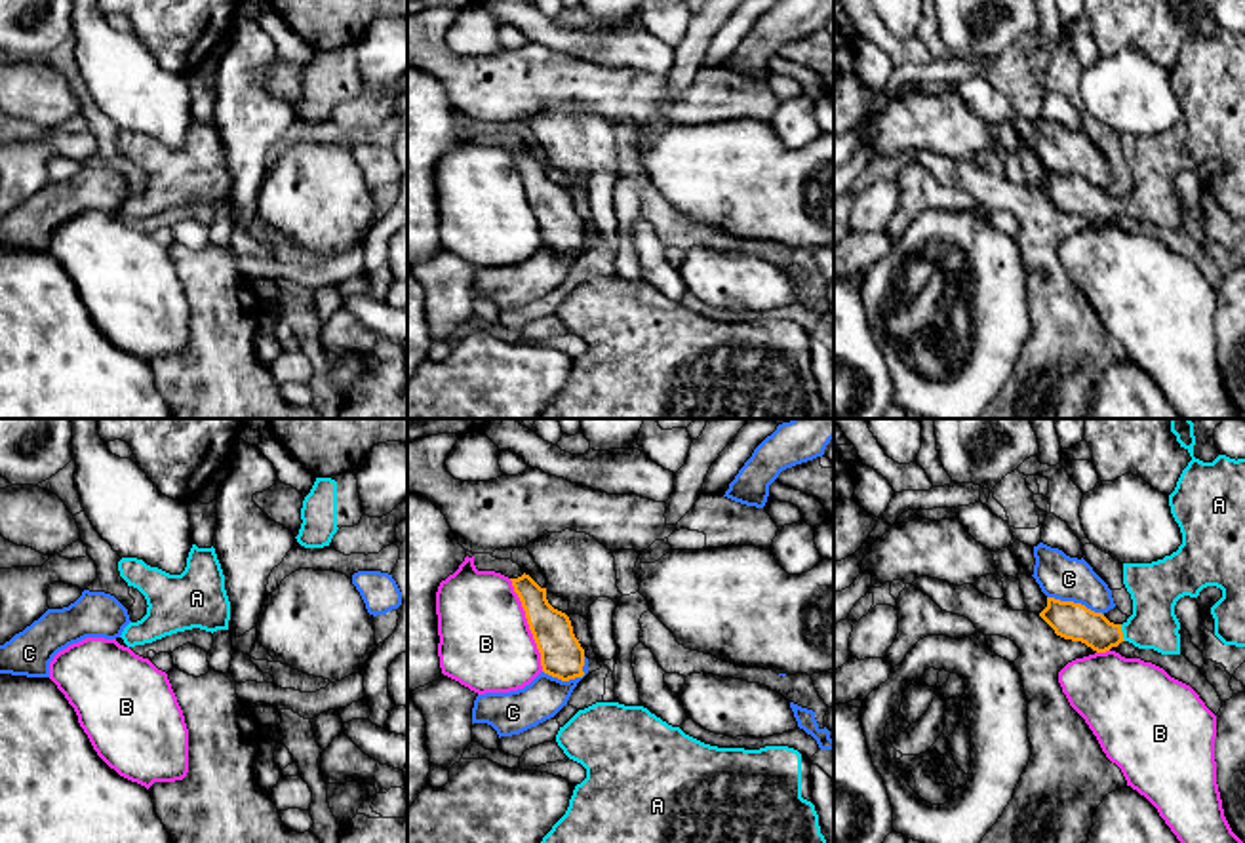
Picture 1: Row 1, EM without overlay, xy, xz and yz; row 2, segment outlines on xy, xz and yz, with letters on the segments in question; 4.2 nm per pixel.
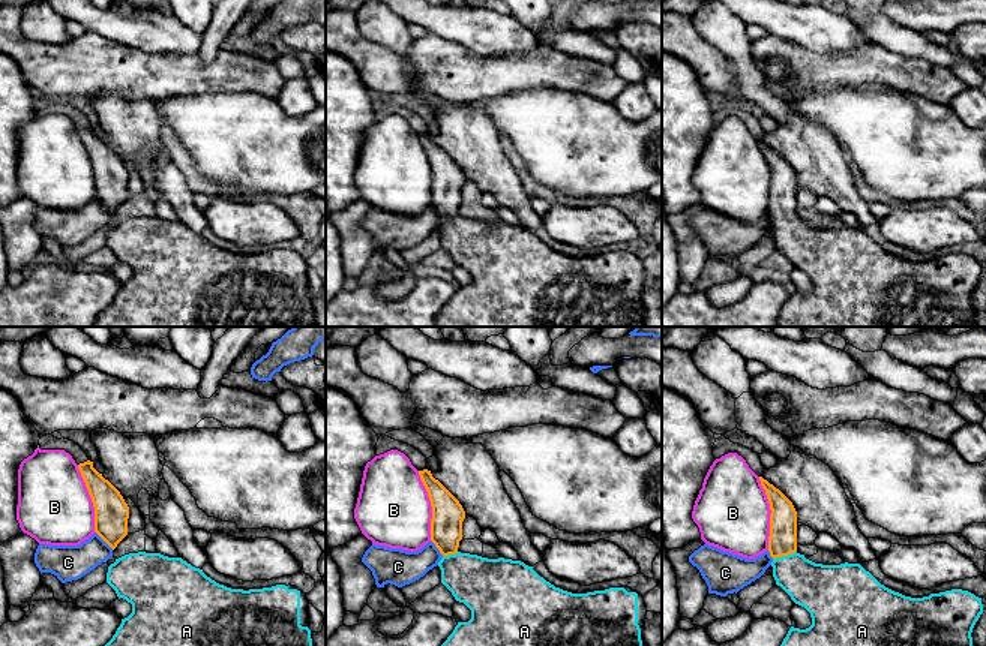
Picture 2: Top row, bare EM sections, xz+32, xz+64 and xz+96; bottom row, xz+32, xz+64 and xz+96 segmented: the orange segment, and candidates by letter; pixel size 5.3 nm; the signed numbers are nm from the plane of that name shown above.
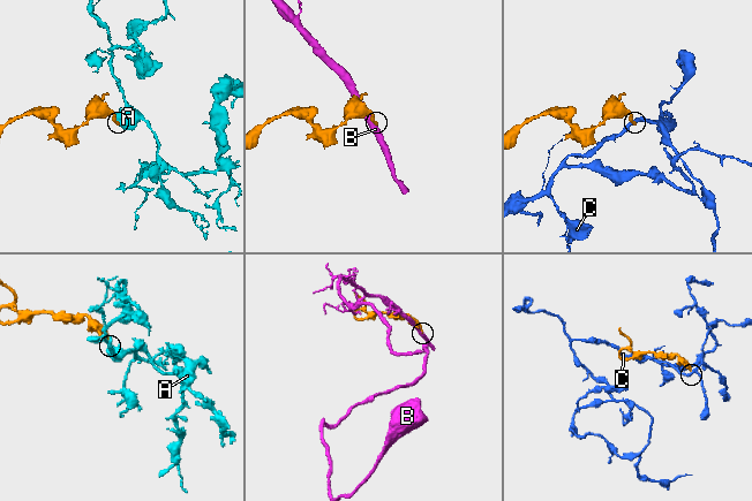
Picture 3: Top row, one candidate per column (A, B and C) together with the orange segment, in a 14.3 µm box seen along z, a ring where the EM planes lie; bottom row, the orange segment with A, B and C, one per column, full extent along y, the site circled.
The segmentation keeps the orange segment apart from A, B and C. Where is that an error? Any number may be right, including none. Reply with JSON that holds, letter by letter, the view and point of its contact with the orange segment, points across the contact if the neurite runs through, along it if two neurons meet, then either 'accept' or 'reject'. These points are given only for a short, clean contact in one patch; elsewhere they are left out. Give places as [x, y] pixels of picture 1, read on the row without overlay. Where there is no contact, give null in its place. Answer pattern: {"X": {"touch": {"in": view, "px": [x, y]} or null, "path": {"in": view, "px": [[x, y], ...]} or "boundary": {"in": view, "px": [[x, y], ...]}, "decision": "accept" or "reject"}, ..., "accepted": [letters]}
{"A": {"touch": {"in": "yz", "px": [1122, 206]}, "path": {"in": "yz", "px": [[1072, 195], [1097, 206], [1122, 206], [1152, 179], [1156, 160]]}, "decision": "accept"}, "B": {"touch": {"in": "xz", "px": [528, 196]}, "decision": "reject"}, "C": {"touch": {"in": "xz", "px": [572, 252]}, "boundary": {"in": "xz", "px": [[585, 231], [581, 250], [558, 254], [543, 244]]}, "decision": "reject"}, "accepted": ["A"]}

